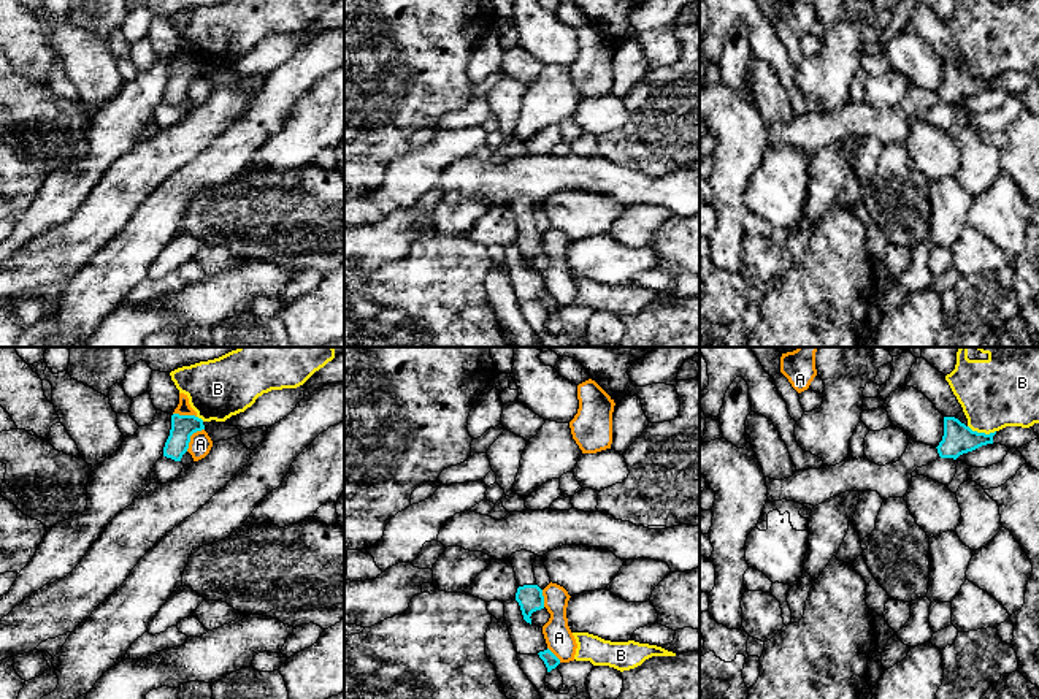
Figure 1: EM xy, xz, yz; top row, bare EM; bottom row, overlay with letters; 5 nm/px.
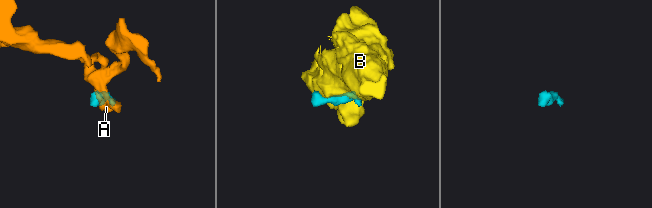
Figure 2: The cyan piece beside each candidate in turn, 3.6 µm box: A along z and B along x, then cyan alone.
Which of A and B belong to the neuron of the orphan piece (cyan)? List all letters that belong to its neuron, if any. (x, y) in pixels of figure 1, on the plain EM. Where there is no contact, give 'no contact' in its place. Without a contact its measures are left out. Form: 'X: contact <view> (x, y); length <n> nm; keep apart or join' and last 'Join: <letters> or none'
A: contact xy (189, 83); length 150 nm; keep apart
B: contact yz (982, 78); length 150 nm; keep apart
Join: none

